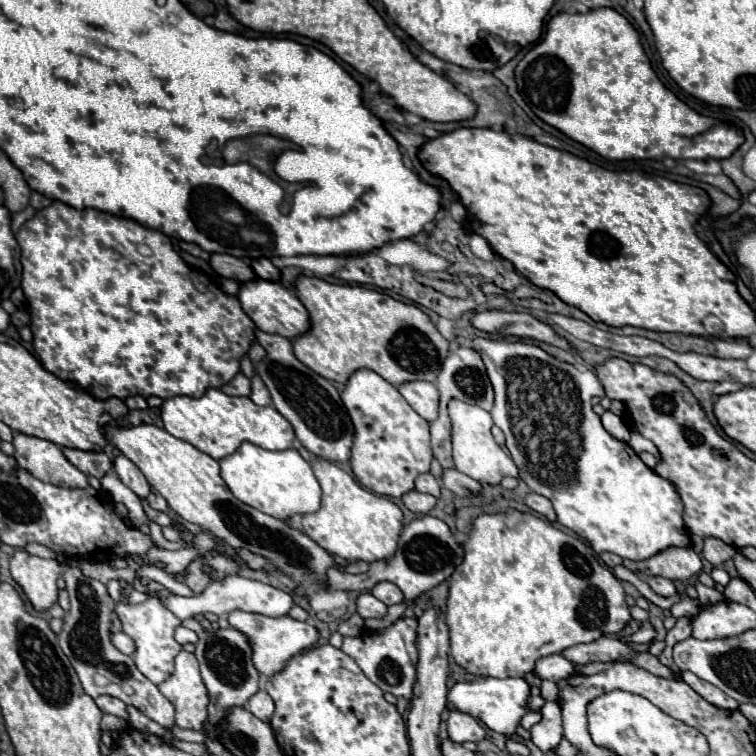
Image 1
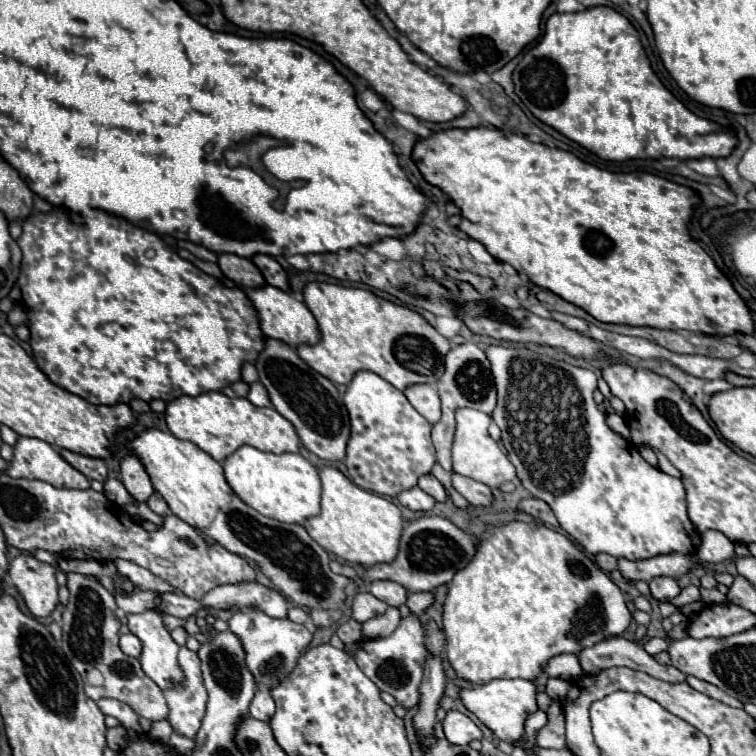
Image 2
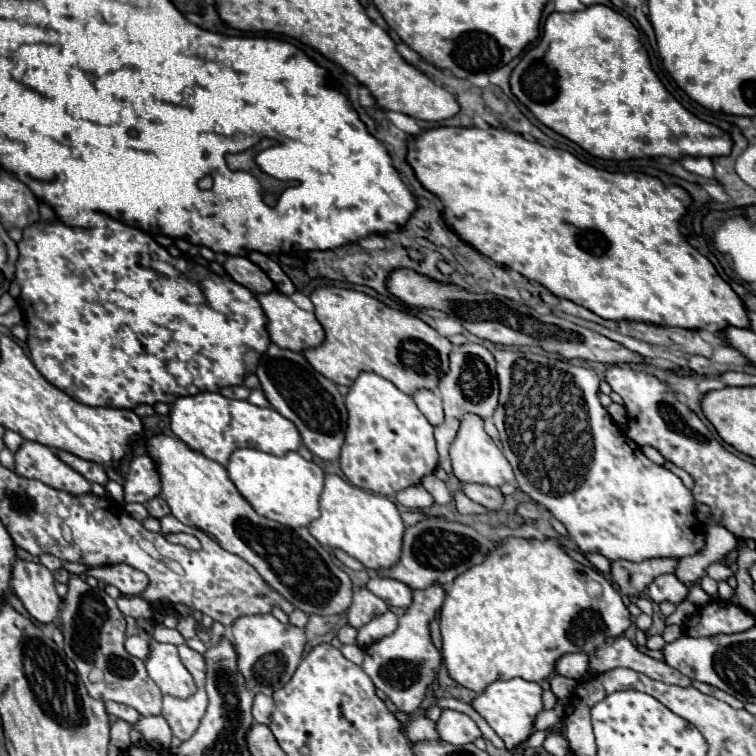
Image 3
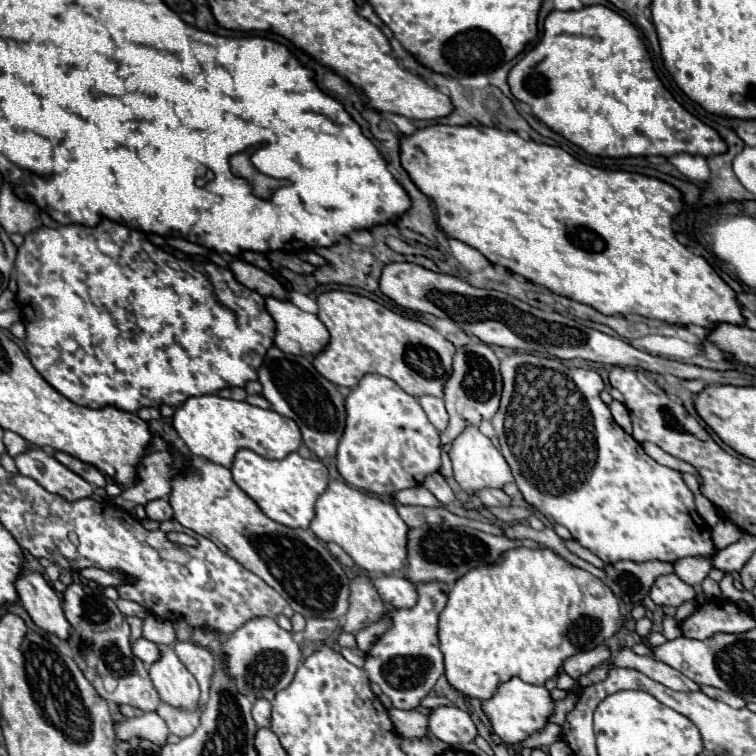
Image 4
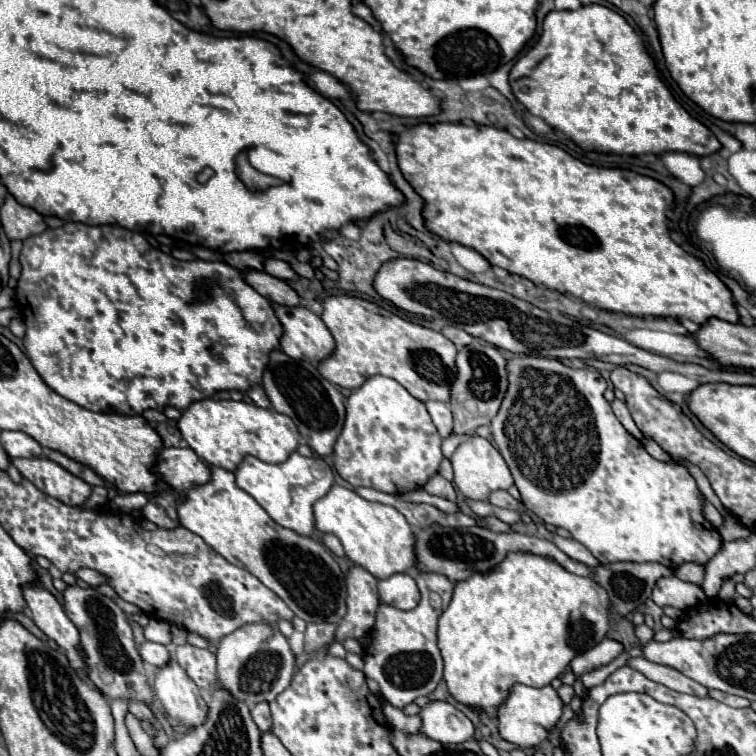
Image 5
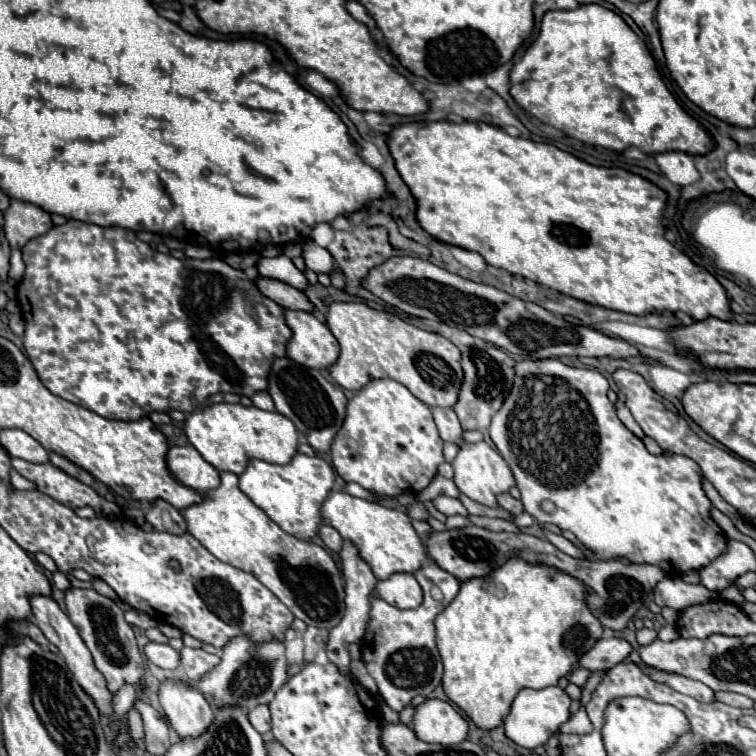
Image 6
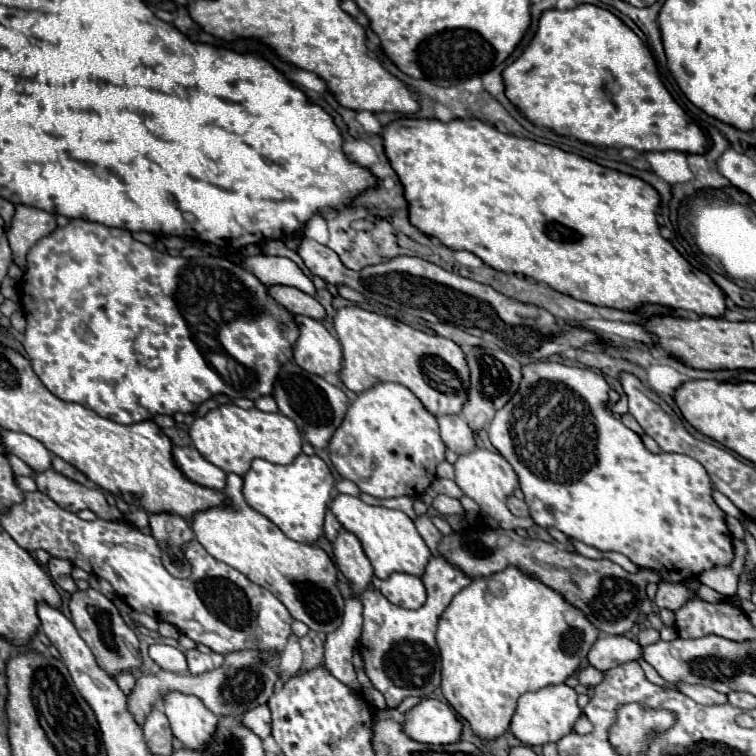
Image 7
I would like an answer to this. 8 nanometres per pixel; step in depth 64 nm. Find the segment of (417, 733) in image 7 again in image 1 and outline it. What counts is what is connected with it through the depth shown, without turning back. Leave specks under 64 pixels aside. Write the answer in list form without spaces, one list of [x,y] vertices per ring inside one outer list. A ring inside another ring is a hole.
[[[450,712],[448,734],[450,734],[450,740],[454,740],[458,744],[468,742],[468,740],[480,742],[486,736],[484,726],[470,714],[462,714],[462,712]]]

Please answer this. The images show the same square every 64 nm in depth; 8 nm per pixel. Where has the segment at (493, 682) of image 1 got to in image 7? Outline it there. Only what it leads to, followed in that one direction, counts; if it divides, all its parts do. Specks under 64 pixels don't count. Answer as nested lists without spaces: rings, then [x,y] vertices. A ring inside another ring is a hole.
[[[566,684],[548,686],[538,692],[526,692],[518,698],[518,706],[510,720],[508,730],[512,732],[514,738],[518,738],[526,746],[542,746],[548,742],[558,742],[560,736],[570,734],[570,728],[574,726],[574,722],[578,720],[578,716],[582,712],[578,708],[576,698],[578,698],[578,694]]]

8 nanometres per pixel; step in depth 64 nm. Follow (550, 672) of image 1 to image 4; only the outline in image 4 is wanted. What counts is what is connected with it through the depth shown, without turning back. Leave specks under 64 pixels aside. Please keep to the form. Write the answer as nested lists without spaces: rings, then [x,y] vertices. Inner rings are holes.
[[[598,646],[598,648],[594,648],[594,650],[580,652],[580,654],[574,654],[574,656],[566,658],[564,664],[562,664],[562,670],[564,670],[570,678],[578,680],[582,674],[588,674],[594,666],[606,662],[608,656],[610,656],[610,650],[608,650],[606,646]]]

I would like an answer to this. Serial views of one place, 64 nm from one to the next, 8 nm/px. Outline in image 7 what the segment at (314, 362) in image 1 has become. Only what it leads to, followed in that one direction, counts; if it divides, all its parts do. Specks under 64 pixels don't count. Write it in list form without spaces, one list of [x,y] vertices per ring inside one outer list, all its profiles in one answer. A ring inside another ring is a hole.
[[[358,306],[338,308],[332,322],[342,344],[342,368],[338,376],[348,390],[364,392],[378,382],[398,382],[434,416],[460,412],[468,390],[468,364],[458,344]]]

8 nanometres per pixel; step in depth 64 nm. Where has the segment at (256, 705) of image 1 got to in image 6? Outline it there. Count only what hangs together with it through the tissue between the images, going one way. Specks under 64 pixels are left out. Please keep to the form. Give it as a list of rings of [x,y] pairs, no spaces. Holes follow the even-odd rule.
[[[260,704],[260,706],[256,706],[254,710],[250,710],[248,716],[250,716],[252,726],[254,726],[260,734],[264,734],[264,732],[270,730],[270,712],[268,712],[268,706],[266,706],[266,704]]]

